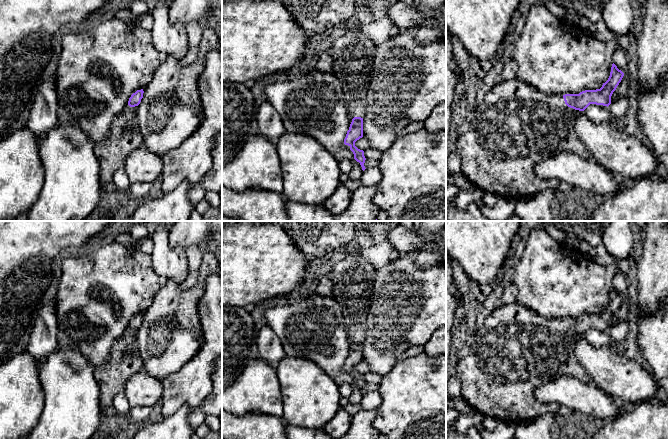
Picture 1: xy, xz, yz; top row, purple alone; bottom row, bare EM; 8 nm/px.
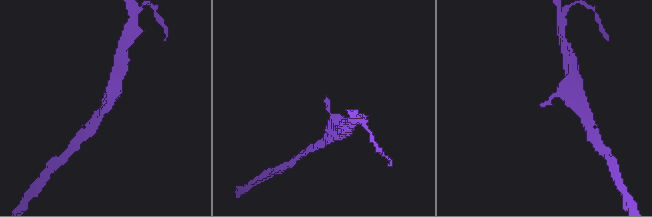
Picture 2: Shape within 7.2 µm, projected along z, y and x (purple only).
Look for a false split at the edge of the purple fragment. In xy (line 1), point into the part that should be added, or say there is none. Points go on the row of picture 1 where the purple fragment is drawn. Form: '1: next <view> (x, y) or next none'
1: next xy (125, 137)

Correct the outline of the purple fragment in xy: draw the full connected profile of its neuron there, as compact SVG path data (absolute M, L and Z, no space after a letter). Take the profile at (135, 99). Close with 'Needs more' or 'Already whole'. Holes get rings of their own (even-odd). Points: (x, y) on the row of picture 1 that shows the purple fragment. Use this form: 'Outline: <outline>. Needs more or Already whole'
Outline: M141 89L131 95L128 103L114 116L110 125L110 137L94 145L102 186L113 181L116 170L124 167L126 158L143 144L137 118L143 93Z. Needs more

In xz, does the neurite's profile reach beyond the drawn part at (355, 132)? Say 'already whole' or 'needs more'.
needs more

